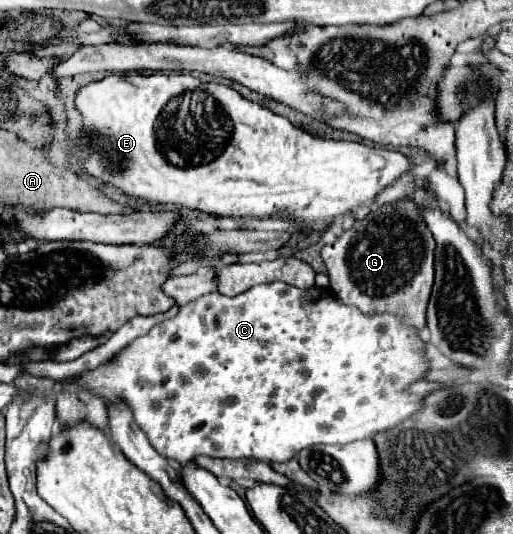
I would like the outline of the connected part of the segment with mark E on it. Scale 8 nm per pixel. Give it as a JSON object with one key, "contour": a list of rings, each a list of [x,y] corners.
{"contour":[[[155,73],[155,75],[109,75],[103,81],[97,83],[89,83],[85,85],[77,99],[77,109],[83,113],[83,121],[85,127],[91,131],[95,131],[95,145],[93,151],[85,157],[83,165],[85,171],[97,179],[101,179],[107,185],[117,187],[121,193],[129,195],[129,197],[137,197],[137,199],[145,199],[145,201],[159,201],[159,203],[171,203],[171,205],[179,205],[179,207],[189,207],[189,209],[197,209],[203,213],[213,213],[213,215],[229,215],[229,217],[273,217],[275,213],[293,217],[297,221],[301,221],[303,229],[309,229],[309,221],[321,221],[325,227],[329,227],[333,223],[335,217],[339,217],[341,213],[357,207],[357,205],[365,205],[371,203],[375,199],[375,195],[391,185],[399,175],[403,175],[409,169],[409,161],[405,155],[401,155],[399,151],[393,149],[381,149],[381,147],[369,147],[363,143],[353,143],[353,141],[333,141],[333,139],[323,139],[323,137],[315,137],[307,131],[301,131],[297,127],[293,127],[285,117],[279,117],[275,113],[271,113],[269,109],[261,107],[259,103],[251,103],[247,99],[243,99],[235,89],[219,85],[219,83],[201,83],[199,79],[195,79],[189,73]]]}

